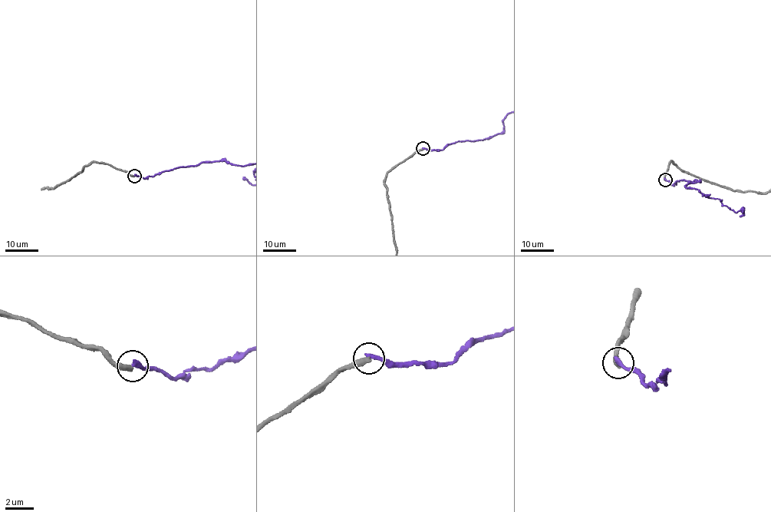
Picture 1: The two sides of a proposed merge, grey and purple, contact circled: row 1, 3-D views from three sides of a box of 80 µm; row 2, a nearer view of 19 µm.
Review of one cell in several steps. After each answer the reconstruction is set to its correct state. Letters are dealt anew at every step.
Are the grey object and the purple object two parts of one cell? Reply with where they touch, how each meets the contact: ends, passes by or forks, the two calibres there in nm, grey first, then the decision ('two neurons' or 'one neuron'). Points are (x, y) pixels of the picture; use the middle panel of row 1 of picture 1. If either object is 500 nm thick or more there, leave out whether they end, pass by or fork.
at (423, 148); grey ends there; purple ends there; 320 nm thick on the grey side, 340 nm on the other; two neurons

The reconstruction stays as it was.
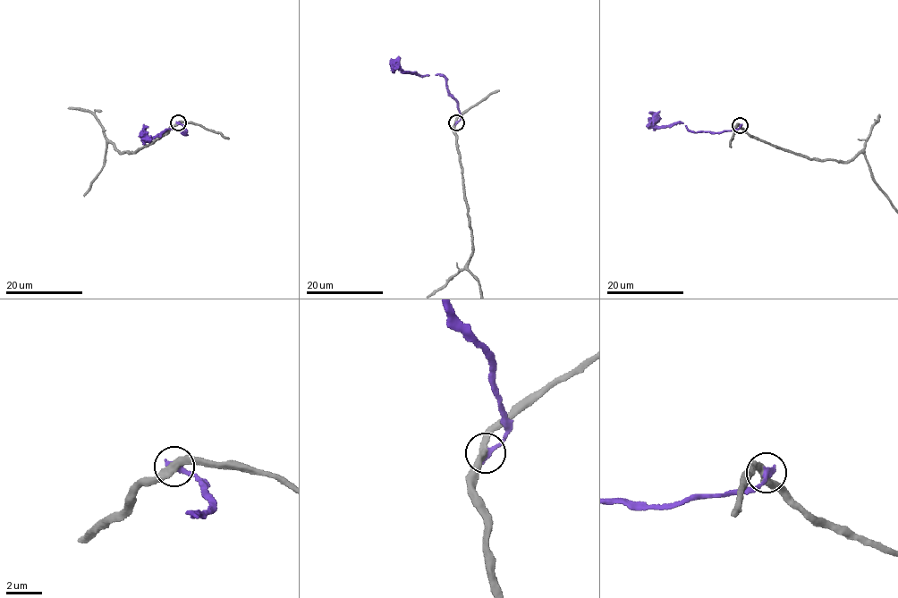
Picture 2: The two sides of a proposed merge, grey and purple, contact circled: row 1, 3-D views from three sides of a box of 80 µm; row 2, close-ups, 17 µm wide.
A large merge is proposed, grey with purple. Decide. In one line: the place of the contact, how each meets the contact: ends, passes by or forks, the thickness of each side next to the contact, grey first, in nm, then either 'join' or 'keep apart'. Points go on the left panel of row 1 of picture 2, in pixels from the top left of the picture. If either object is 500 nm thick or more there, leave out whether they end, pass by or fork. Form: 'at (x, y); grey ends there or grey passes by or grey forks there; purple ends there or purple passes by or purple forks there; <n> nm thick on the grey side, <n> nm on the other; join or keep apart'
at (178, 122); grey passes by; purple ends there; 360 nm thick on the grey side, 360 nm on the other; keep apart

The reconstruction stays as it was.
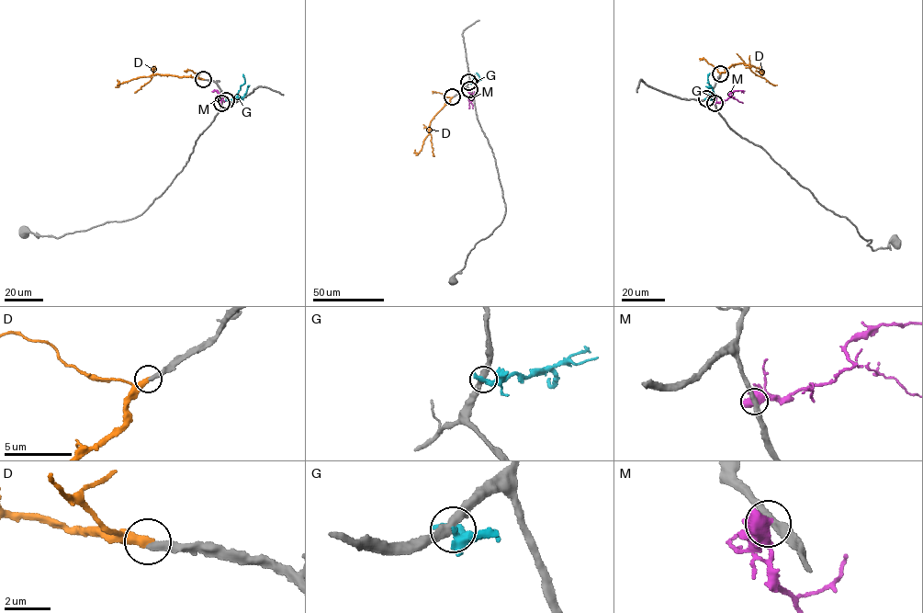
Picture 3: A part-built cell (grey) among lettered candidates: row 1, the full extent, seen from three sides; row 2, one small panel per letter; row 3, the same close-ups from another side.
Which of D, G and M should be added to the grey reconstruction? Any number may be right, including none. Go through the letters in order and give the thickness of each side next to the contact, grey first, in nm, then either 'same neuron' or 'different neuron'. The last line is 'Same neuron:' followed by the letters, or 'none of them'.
D: calibres 280 and 420 nm; same neuron
G: calibres 400 and 440 nm; different neuron
M: calibres 300 and 480 nm; different neuron
Same neuron: D

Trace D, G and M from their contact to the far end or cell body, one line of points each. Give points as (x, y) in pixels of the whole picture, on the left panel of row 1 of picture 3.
D: (203, 79), (155, 73), (130, 79), (118, 86), (117, 80)
G: (226, 100), (237, 97), (244, 82), (242, 74)
M: (220, 103), (223, 96), (218, 90), (211, 91)

